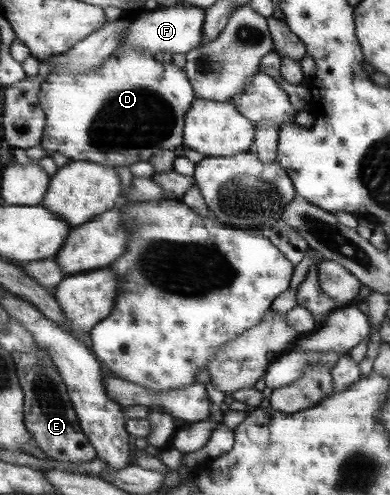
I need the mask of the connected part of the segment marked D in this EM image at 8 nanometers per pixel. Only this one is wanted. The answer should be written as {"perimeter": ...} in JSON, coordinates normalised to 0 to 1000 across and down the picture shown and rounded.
{"perimeter":[[[305,95],[249,141],[192,147],[167,143],[151,147],[128,145],[108,166],[108,178],[97,190],[100,210],[118,230],[118,253],[103,293],[121,309],[121,315],[128,317],[131,311],[146,309],[167,313],[187,327],[218,323],[236,325],[244,331],[287,333],[290,337],[300,333],[331,337],[346,327],[377,327],[397,307],[410,303],[449,305],[456,299],[474,301],[474,236],[495,206],[505,200],[500,178],[492,176],[479,145],[446,131],[436,121],[433,127],[418,127],[415,119],[379,105],[379,101],[333,101],[333,105],[323,105],[318,97]]]}

